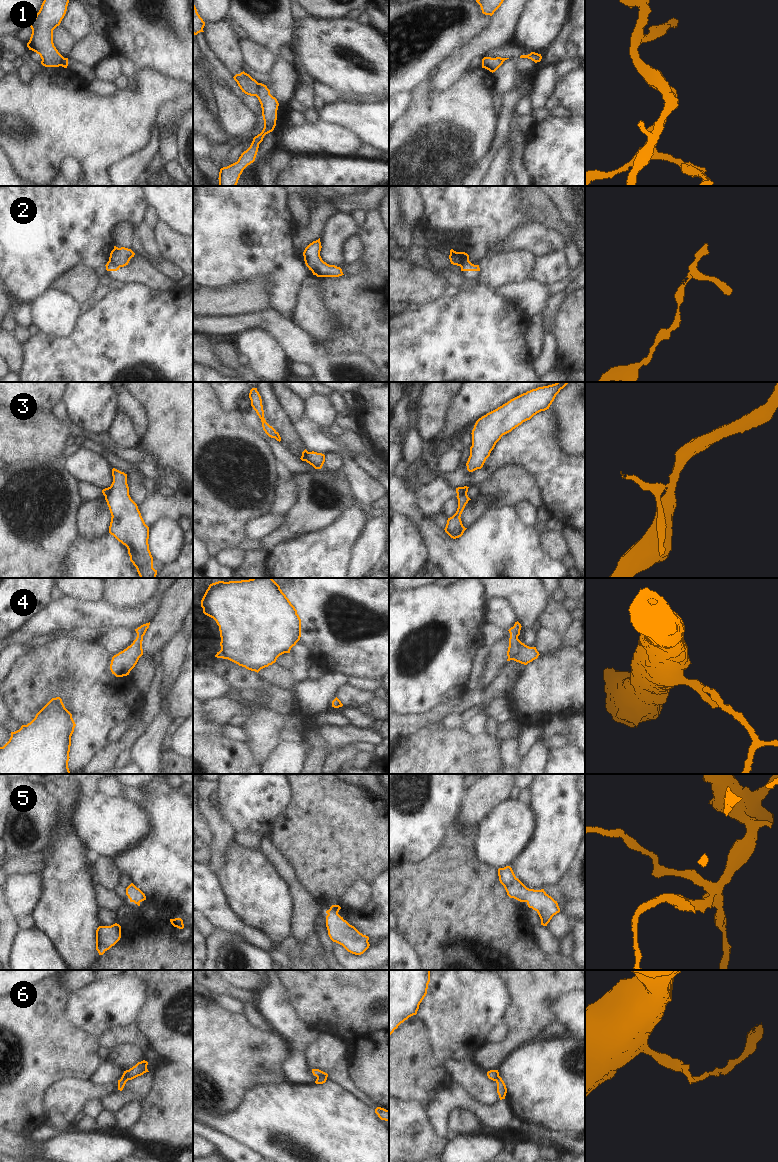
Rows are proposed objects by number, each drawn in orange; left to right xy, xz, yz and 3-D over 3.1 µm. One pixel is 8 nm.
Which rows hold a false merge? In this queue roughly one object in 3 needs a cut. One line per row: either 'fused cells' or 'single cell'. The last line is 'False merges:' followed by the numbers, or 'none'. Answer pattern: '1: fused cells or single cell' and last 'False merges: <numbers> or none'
1: fused cells
2: fused cells
3: fused cells
4: single cell
5: single cell
6: fused cells
False merges: 1, 2, 3, 6

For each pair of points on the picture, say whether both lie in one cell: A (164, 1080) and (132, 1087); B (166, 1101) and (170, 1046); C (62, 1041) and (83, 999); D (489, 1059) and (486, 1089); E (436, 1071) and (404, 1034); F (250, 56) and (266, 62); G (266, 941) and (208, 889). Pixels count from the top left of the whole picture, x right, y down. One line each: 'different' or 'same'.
A: different
B: different
C: different
D: different
E: same
F: same
G: same

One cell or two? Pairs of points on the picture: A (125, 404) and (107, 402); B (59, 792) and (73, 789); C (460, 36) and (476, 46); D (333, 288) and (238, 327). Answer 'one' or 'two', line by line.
A: two
B: one
C: two
D: two

